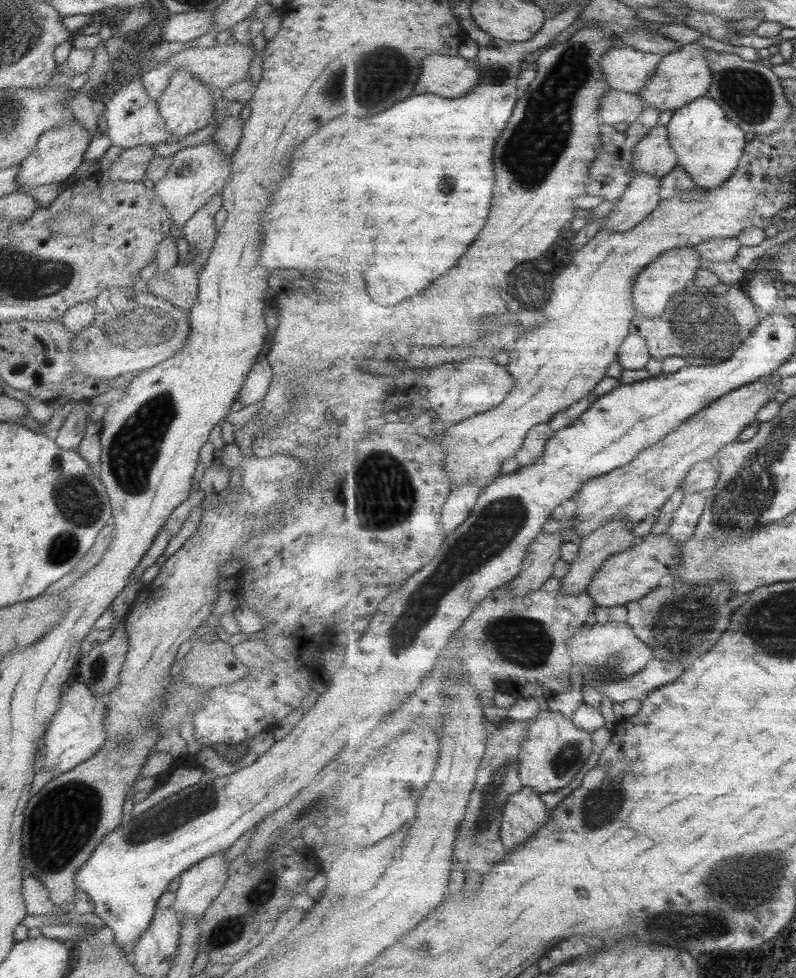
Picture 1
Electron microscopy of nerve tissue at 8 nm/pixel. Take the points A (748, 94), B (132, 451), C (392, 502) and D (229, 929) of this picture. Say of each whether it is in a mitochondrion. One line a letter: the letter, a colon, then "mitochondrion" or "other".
A: mitochondrion
B: mitochondrion
C: mitochondrion
D: mitochondrion

